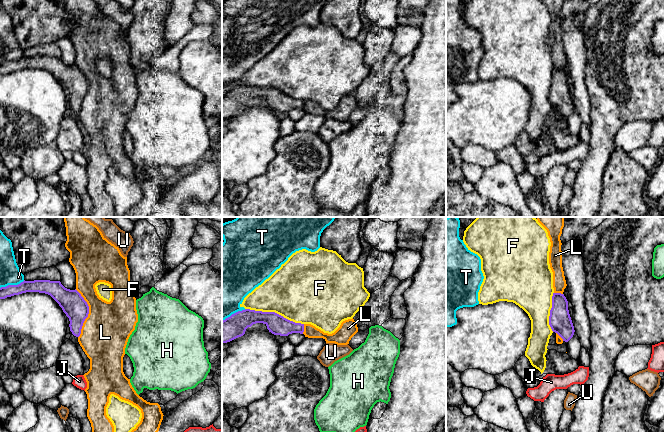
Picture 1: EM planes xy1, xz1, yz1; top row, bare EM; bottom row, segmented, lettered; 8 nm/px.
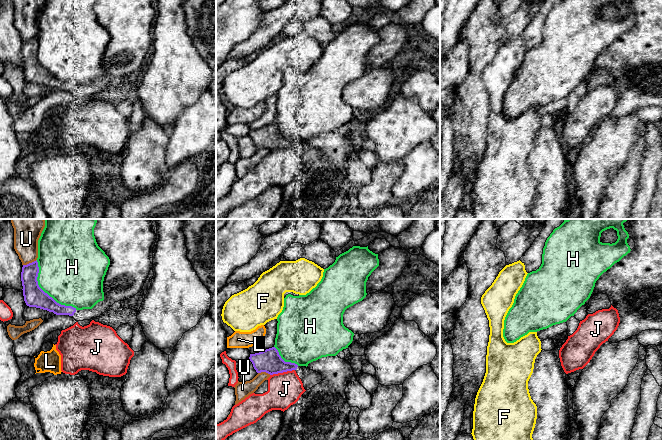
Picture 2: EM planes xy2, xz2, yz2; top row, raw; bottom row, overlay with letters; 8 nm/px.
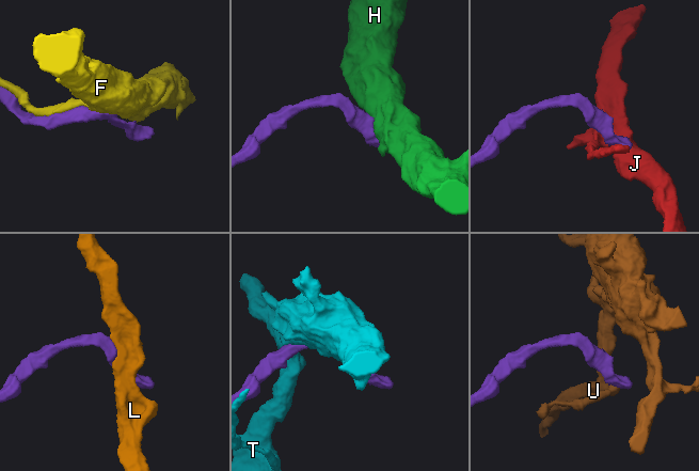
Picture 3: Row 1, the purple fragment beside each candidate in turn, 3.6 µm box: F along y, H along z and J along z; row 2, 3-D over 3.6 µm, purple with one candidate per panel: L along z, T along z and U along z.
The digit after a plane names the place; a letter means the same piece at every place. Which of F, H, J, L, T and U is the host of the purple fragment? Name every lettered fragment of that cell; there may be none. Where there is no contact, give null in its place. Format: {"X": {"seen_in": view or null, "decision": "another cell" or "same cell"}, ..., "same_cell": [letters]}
{"F": {"seen_in": "xz1", "decision": "another cell"}, "H": {"seen_in": "xy2", "decision": "another cell"}, "J": {"seen_in": "xz2", "decision": "another cell"}, "L": {"seen_in": "xy1", "decision": "another cell"}, "T": {"seen_in": "xy1", "decision": "another cell"}, "U": {"seen_in": "xy2", "decision": "another cell"}, "same_cell": []}

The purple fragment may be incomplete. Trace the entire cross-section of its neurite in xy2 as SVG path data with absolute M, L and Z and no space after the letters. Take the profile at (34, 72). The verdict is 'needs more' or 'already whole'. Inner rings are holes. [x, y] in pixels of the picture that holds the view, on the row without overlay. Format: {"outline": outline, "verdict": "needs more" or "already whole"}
{"outline": "M96 0L94 12L98 22L110 35L110 41L103 57L104 76L98 78L92 85L83 86L57 79L38 61L39 43L36 36L23 41L21 48L23 72L27 82L47 86L56 91L69 91L76 97L92 97L106 88L115 78L127 76L142 66L153 43L153 24L157 12L152 0Z", "verdict": "needs more"}

